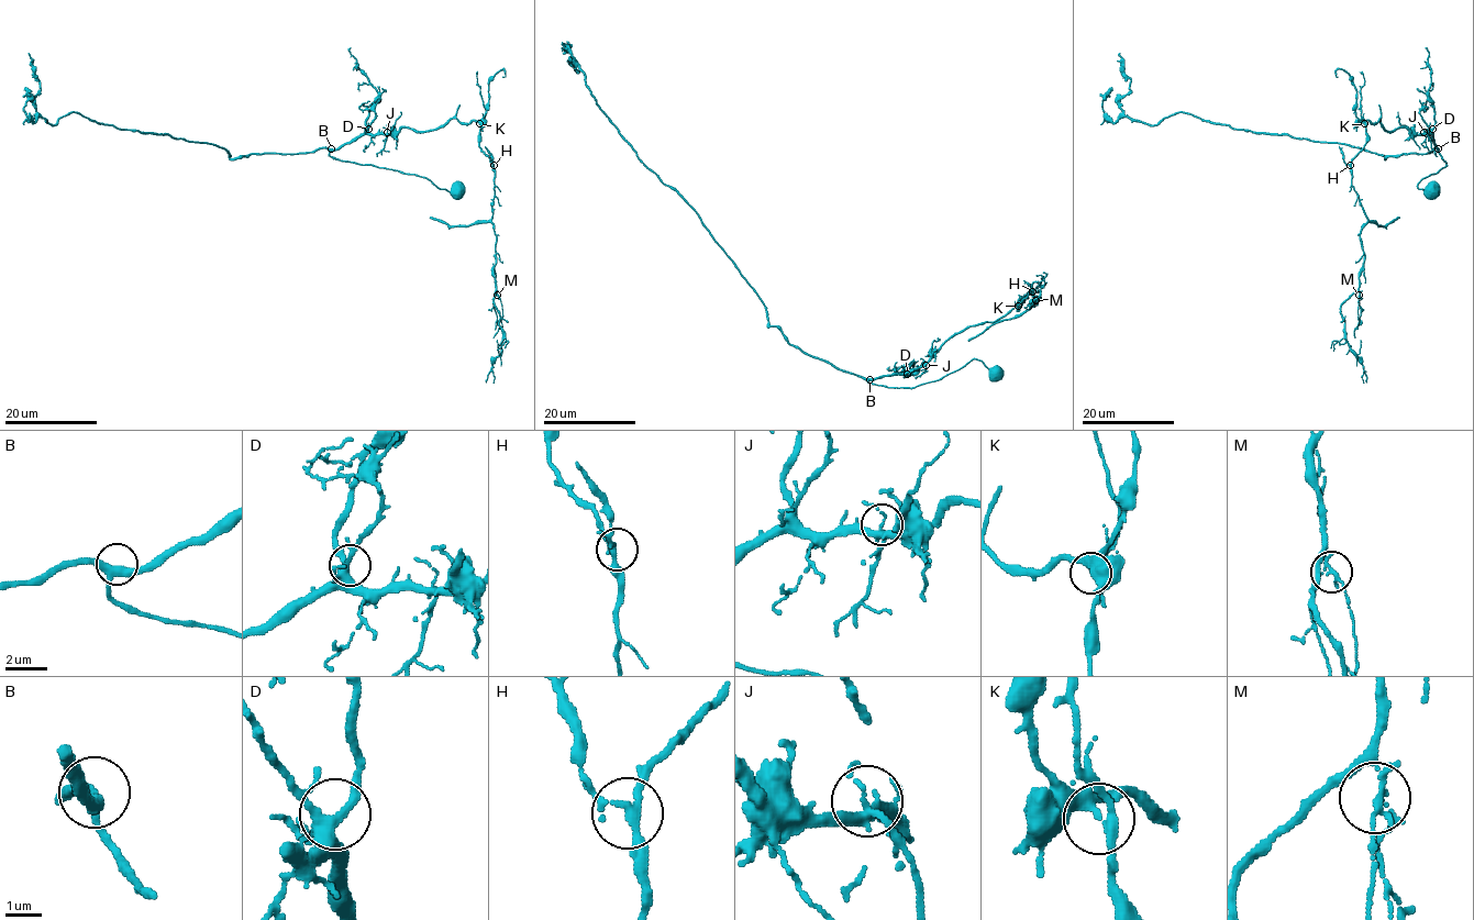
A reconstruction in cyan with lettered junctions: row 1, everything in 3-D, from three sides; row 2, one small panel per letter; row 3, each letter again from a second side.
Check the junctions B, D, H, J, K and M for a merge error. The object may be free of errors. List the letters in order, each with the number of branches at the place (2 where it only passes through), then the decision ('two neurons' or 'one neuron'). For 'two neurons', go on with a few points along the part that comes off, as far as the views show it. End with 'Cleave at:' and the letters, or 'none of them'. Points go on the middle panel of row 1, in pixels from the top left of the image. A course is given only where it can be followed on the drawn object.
B: 3 branches meet; one neuron
D: 6 branches meet; one neuron
H: 4 branches meet; one neuron
J: 4 branches meet; one neuron
K: 4 branches meet; two neurons; foreign part runs (1017, 306), (1031, 292), (1030, 308), (1034, 301), (1033, 306), (1032, 284), (1037, 281), (1040, 295), (1024, 308)
M: 4 branches meet; one neuron
Cleave at: K

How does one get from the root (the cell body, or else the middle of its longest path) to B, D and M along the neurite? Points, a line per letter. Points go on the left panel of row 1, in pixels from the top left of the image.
B: (455, 192), (438, 188), (416, 175), (333, 158), (331, 148)
D: (455, 192), (438, 188), (423, 177), (330, 155), (331, 151), (355, 141), (368, 129)
M: (455, 192), (330, 152), (364, 134), (476, 120), (478, 147), (494, 173), (497, 295)

